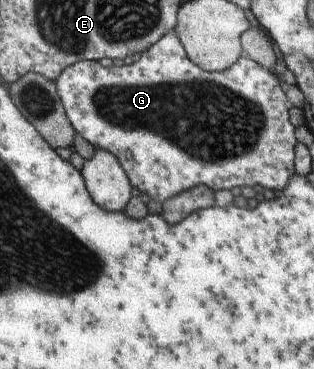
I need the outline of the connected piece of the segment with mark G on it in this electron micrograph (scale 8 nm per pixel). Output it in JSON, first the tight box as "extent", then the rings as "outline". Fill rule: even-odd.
{"extent":[55,31,296,203],"outline":[[[173,31],[165,33],[152,47],[140,54],[140,58],[130,65],[103,67],[97,61],[79,61],[69,65],[61,72],[61,75],[55,79],[57,93],[61,98],[61,104],[64,106],[65,116],[69,124],[73,126],[76,135],[83,137],[96,150],[104,150],[113,155],[124,170],[127,180],[131,187],[138,189],[139,193],[145,193],[149,199],[154,199],[158,203],[166,201],[169,197],[177,193],[189,190],[194,186],[206,186],[213,192],[218,189],[232,189],[232,187],[262,187],[279,192],[287,184],[289,177],[296,174],[294,169],[294,139],[293,127],[288,122],[288,112],[284,103],[286,99],[284,93],[280,90],[280,84],[276,76],[262,69],[257,63],[254,63],[248,56],[241,55],[228,69],[221,72],[205,72],[197,65],[194,65],[185,54],[182,44],[174,35]]]}

